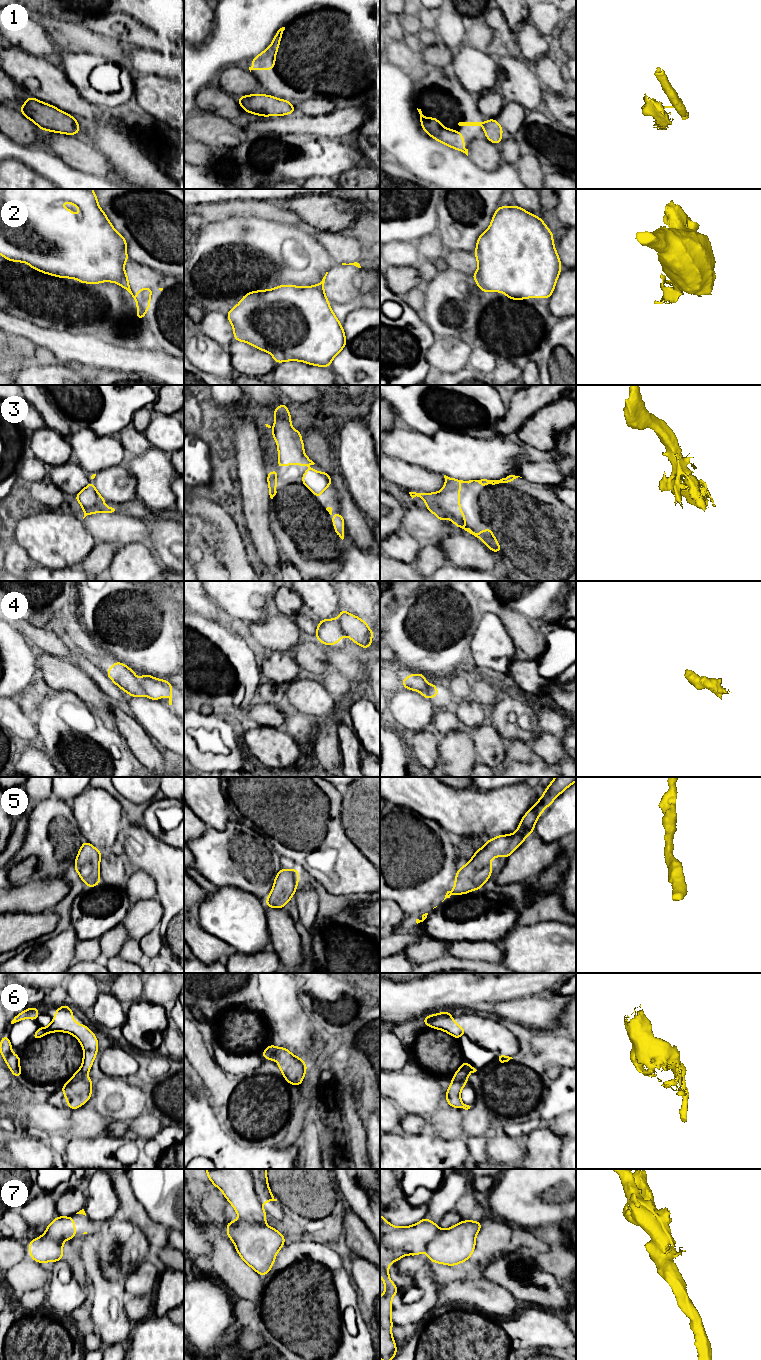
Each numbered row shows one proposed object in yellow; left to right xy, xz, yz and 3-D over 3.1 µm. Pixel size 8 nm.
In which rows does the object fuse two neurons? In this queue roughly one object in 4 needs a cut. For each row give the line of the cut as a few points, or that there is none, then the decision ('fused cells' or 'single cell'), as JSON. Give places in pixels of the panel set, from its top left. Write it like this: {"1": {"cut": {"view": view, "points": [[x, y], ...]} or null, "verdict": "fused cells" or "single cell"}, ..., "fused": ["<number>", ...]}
{"1": {"cut": {"view": "yz", "points": [[486, 122], [484, 126]]}, "verdict": "fused cells"}, "2": {"cut": {"view": "yz", "points": [[476, 272], [480, 281], [488, 289]]}, "verdict": "fused cells"}, "3": {"cut": null, "verdict": "single cell"}, "4": {"cut": {"view": "xz", "points": [[337, 619], [343, 633]]}, "verdict": "fused cells"}, "5": {"cut": null, "verdict": "single cell"}, "6": {"cut": {"view": "xz", "points": [[270, 1045], [272, 1055], [266, 1059]]}, "verdict": "fused cells"}, "7": {"cut": {"view": "xz", "points": [[241, 1218], [252, 1223], [264, 1224]]}, "verdict": "fused cells"}, "fused": ["1", "2", "4", "6", "7"]}

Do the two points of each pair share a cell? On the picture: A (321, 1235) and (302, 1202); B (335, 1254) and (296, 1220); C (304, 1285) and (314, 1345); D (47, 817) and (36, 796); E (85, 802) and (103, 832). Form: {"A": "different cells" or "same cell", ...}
{"A": "same cell", "B": "different cells", "C": "same cell", "D": "different cells", "E": "same cell"}

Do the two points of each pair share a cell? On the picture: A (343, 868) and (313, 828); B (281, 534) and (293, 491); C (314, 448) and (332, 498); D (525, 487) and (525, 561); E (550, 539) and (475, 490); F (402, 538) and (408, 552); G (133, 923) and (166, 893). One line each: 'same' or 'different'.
A: same
B: same
C: different
D: same
E: same
F: same
G: different

